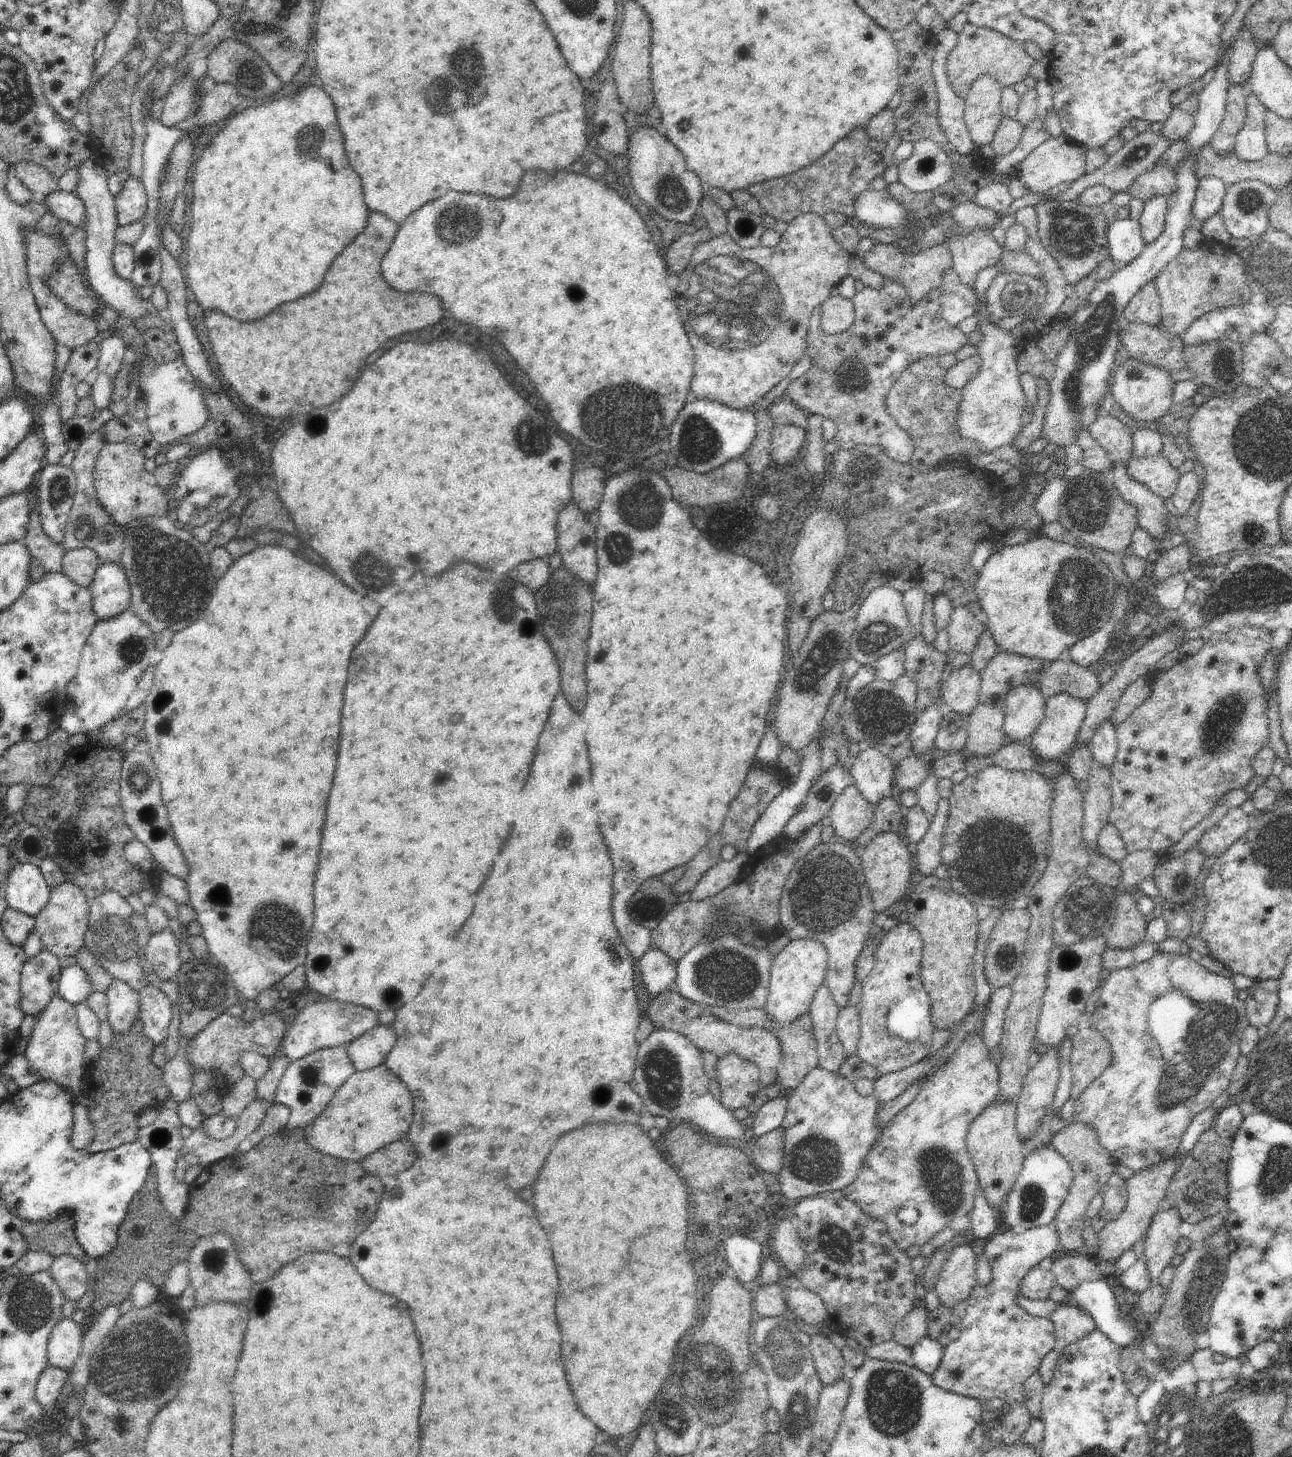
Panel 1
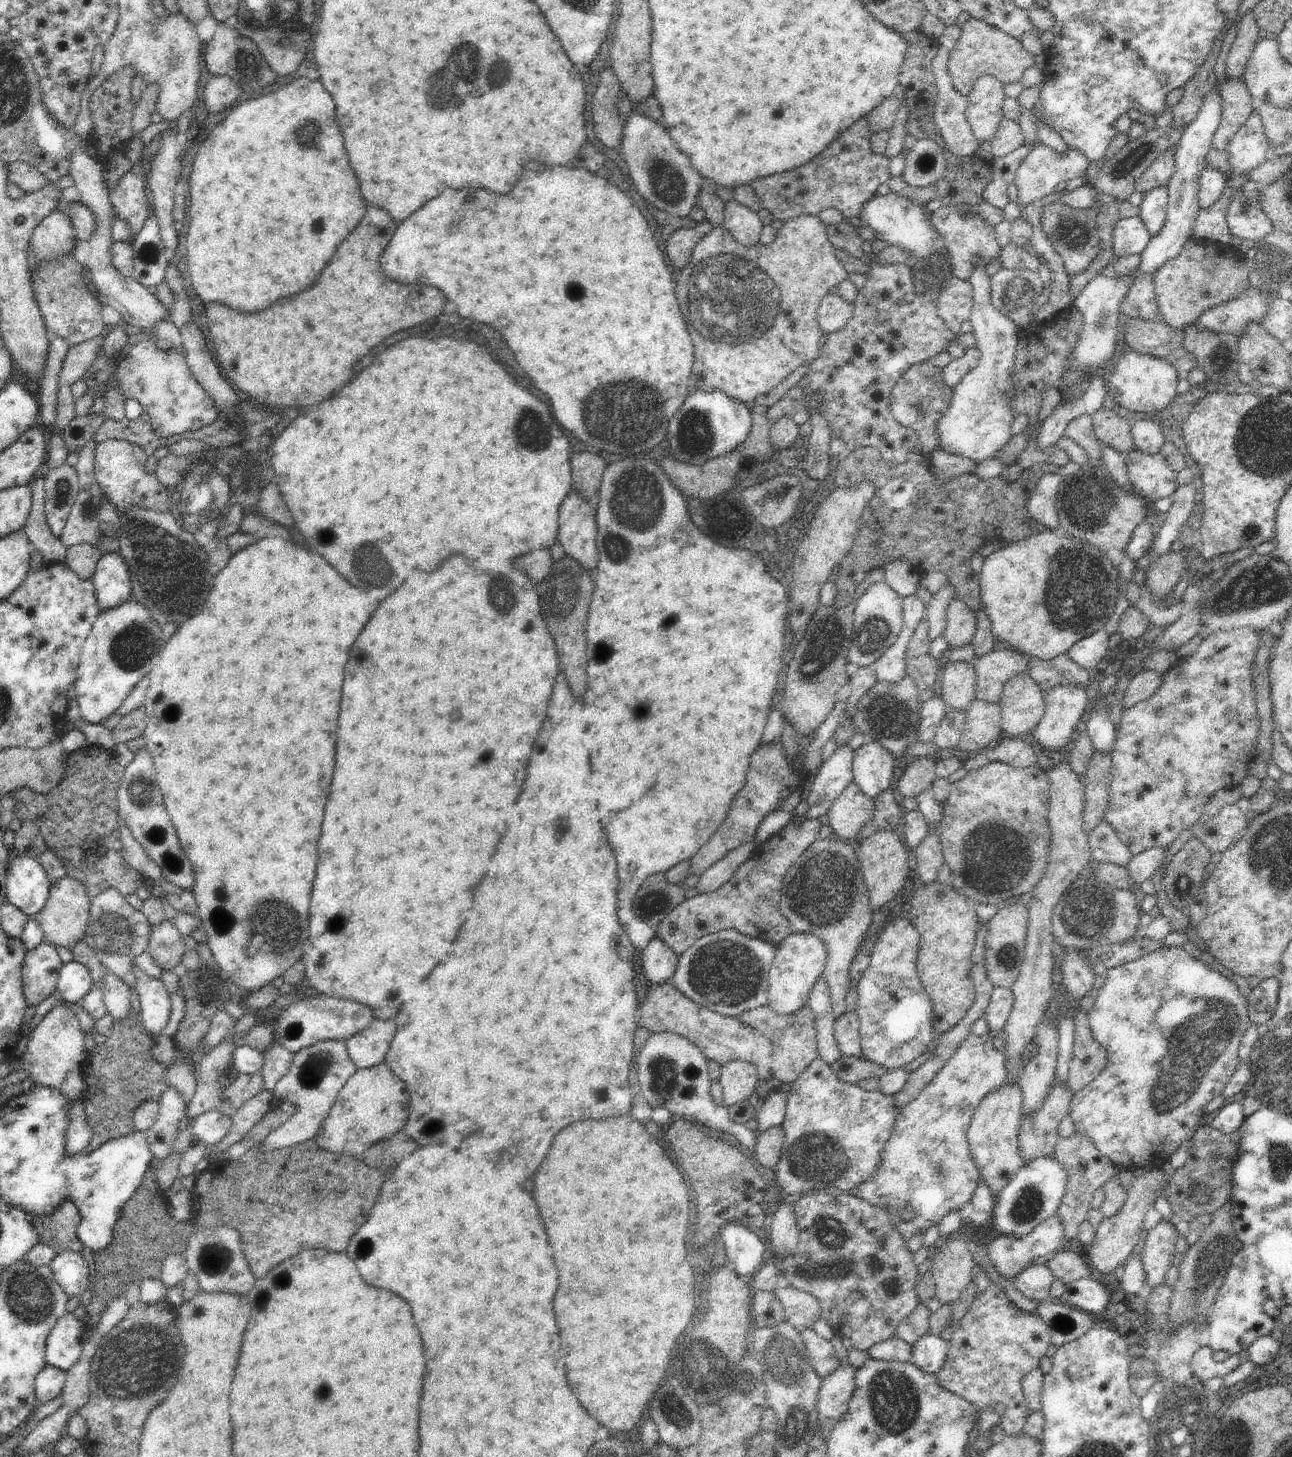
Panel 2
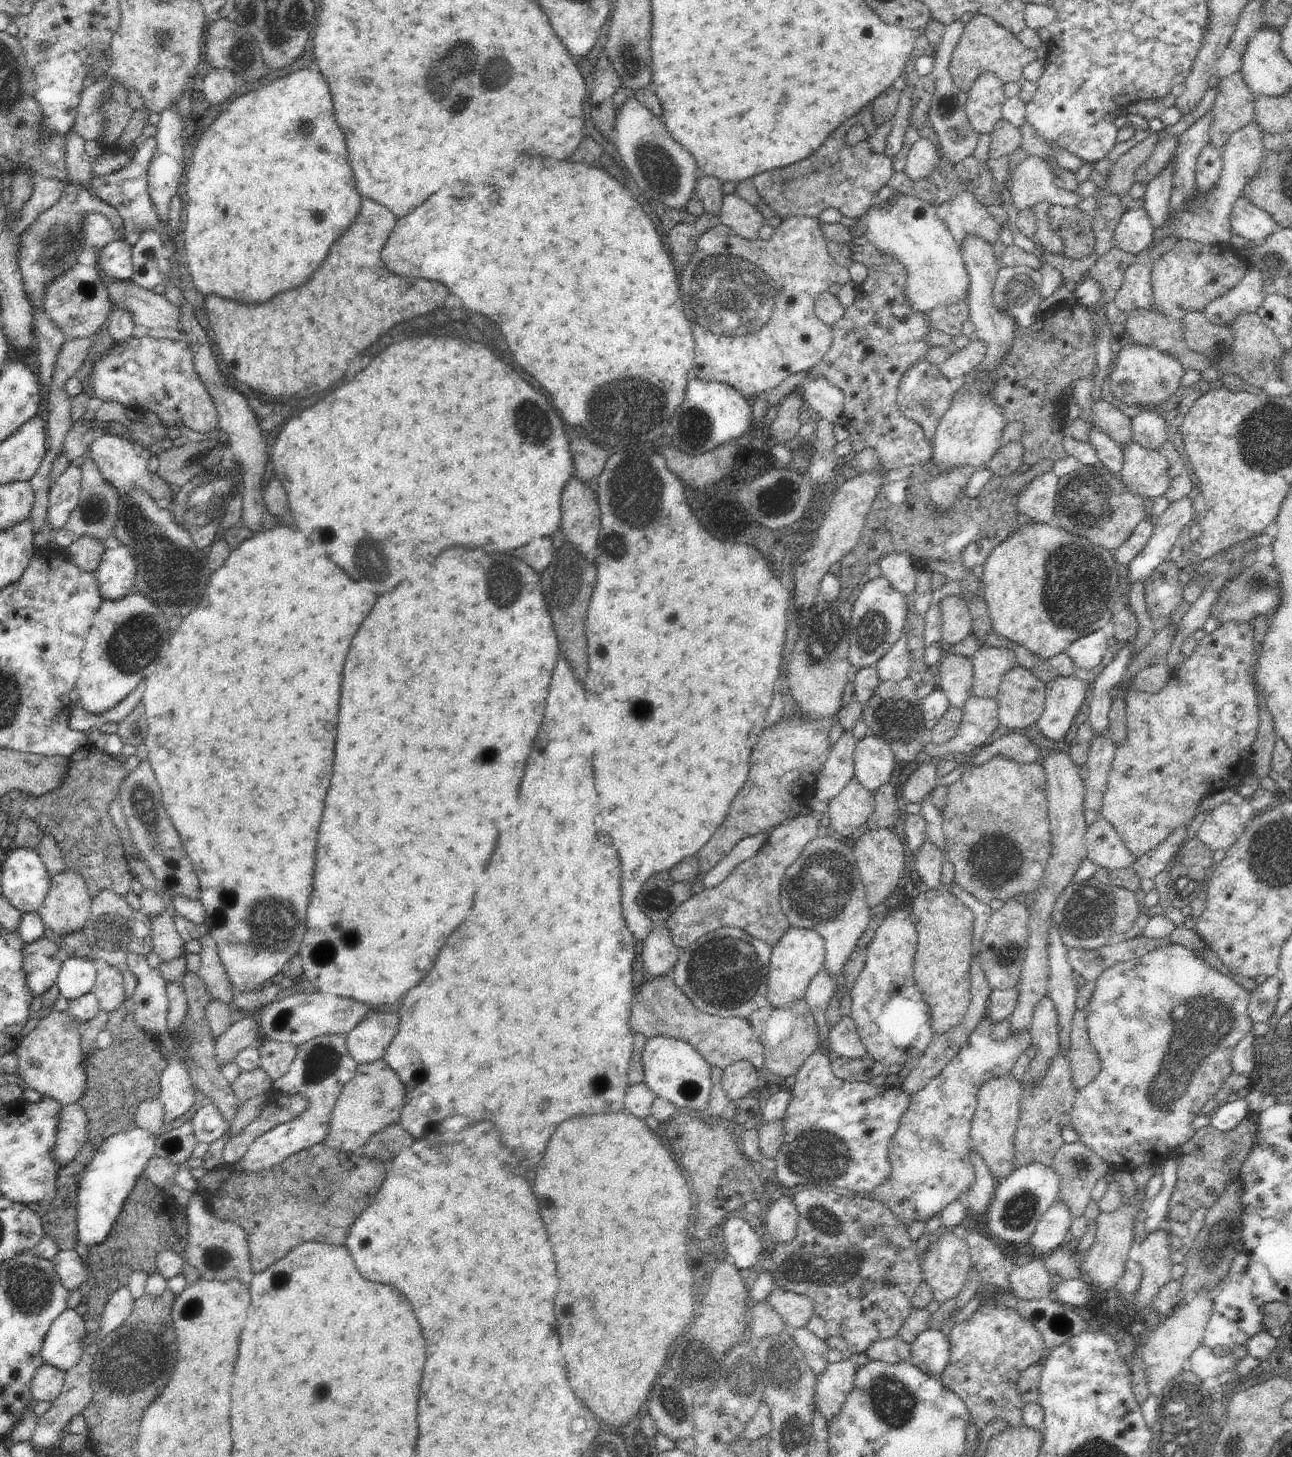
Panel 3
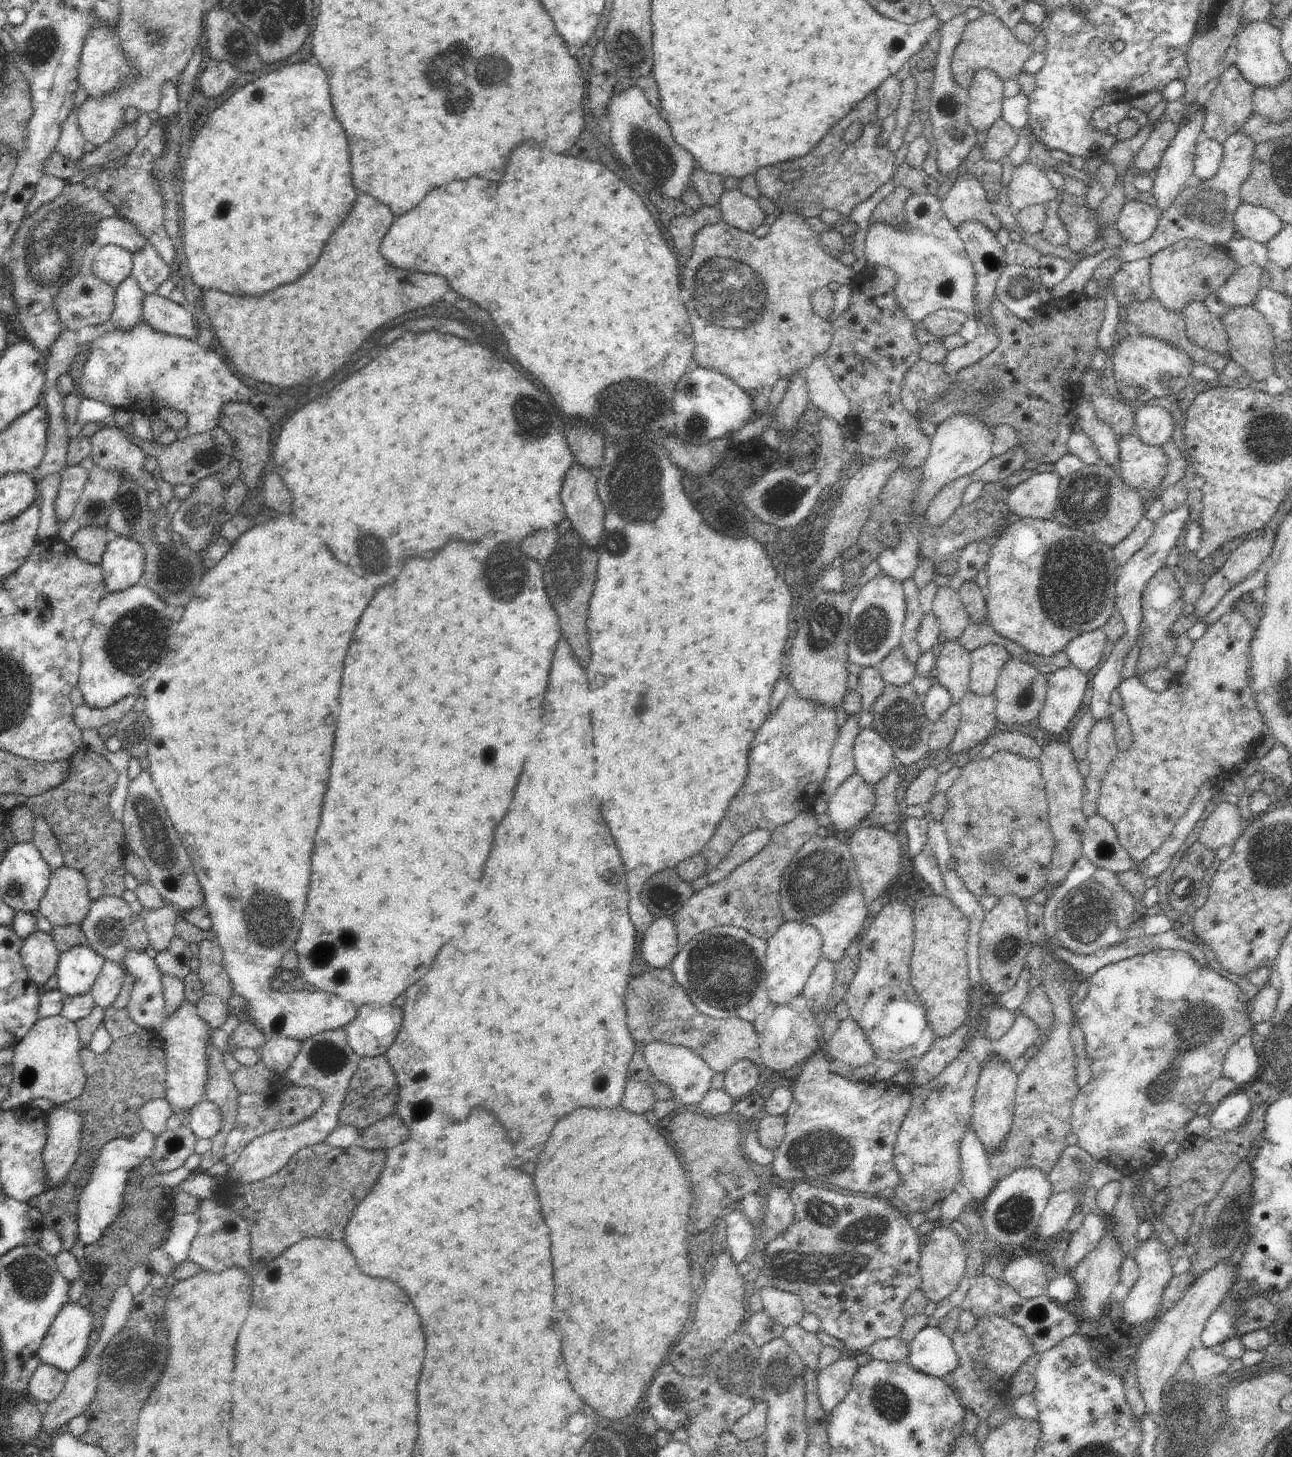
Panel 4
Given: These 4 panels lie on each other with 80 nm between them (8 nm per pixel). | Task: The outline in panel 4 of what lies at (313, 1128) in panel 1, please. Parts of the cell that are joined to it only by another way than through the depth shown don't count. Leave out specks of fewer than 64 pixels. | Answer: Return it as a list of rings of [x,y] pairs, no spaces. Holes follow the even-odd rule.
[[[385,1054],[377,1057],[364,1056],[359,1063],[358,1071],[350,1082],[350,1086],[348,1086],[344,1108],[338,1114],[338,1124],[340,1126],[352,1124],[352,1126],[358,1128],[358,1134],[362,1135],[364,1130],[375,1122],[381,1121],[390,1115],[398,1114],[399,1092],[397,1076],[392,1066],[390,1066],[387,1056]]]

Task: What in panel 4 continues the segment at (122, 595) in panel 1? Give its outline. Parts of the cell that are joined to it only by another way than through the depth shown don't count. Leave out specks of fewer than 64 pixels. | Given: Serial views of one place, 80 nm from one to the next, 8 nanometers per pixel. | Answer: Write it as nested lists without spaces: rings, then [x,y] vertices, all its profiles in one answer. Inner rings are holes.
[[[118,534],[112,542],[108,542],[100,564],[105,594],[121,592],[137,584],[144,572],[144,558],[144,548],[132,538]]]

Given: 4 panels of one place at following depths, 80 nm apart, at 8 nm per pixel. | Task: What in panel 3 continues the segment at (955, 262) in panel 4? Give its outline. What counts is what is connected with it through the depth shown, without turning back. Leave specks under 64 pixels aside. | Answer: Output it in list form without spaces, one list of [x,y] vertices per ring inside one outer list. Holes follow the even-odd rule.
[[[900,196],[896,202],[873,205],[863,219],[868,230],[862,241],[906,268],[908,278],[904,292],[906,302],[914,312],[928,314],[938,306],[952,306],[969,300],[970,280],[963,250],[956,244],[946,222],[938,218],[934,201]]]

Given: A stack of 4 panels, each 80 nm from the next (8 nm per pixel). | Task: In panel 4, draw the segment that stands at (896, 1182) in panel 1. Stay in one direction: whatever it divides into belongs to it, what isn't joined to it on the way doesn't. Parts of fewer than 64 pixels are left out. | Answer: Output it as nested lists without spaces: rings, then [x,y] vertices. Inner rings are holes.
[[[1020,1014],[1013,1028],[999,1040],[988,1040],[986,1028],[985,1015],[980,1022],[980,1030],[965,1044],[958,1058],[928,1084],[911,1090],[914,1096],[912,1106],[898,1130],[893,1150],[894,1164],[902,1182],[896,1190],[884,1194],[887,1202],[900,1210],[908,1220],[916,1212],[928,1215],[934,1204],[948,1199],[961,1184],[960,1144],[971,1124],[976,1084],[988,1058],[998,1056],[1000,1060],[1014,1064],[1042,1038],[1036,1022],[1026,1014]]]

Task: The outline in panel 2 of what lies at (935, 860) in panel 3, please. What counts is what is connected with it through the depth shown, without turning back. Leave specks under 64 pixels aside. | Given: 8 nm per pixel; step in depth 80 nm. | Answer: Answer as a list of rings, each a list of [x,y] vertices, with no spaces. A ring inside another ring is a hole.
[[[941,827],[927,832],[924,840],[914,849],[917,852],[917,872],[924,883],[937,880],[938,870],[945,862],[941,845]]]

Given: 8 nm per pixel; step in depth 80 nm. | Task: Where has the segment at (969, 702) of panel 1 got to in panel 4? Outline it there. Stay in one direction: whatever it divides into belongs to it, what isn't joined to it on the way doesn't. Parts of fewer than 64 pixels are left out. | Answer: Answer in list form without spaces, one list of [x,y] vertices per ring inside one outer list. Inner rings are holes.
[[[956,639],[946,640],[938,647],[934,681],[950,692],[953,704],[959,704],[962,696],[969,692],[971,653],[964,650]]]

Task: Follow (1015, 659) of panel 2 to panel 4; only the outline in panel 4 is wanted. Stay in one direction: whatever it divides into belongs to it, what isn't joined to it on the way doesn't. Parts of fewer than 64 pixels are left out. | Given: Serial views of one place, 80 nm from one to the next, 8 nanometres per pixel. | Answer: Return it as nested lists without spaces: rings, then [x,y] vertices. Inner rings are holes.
[[[996,644],[976,648],[971,653],[969,691],[980,695],[994,693],[998,676],[1010,658],[1008,650]]]

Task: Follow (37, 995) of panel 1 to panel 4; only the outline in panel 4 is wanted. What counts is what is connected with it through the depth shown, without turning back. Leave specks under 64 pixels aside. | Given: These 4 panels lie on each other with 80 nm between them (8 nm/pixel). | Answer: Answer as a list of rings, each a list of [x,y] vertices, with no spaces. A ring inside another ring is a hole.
[[[40,931],[30,934],[24,940],[20,956],[31,982],[40,989],[45,986],[56,973],[60,954],[52,936]]]

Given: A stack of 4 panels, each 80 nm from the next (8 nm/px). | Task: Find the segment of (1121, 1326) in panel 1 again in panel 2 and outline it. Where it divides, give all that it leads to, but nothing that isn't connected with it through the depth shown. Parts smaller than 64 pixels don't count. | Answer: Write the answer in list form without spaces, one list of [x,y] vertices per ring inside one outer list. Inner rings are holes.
[[[1093,1277],[1067,1284],[1060,1302],[1104,1318],[1110,1298],[1112,1298],[1110,1288],[1102,1284],[1099,1277]]]

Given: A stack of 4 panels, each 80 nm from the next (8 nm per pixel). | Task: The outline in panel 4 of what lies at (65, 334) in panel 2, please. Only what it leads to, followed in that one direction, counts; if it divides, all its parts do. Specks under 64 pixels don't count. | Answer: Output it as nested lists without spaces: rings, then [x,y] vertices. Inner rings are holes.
[[[80,271],[78,276],[72,278],[70,282],[66,282],[60,288],[60,292],[58,292],[58,296],[56,296],[56,300],[54,301],[62,328],[78,332],[86,326],[103,325],[104,322],[110,320],[110,316],[112,316],[112,312],[114,312],[114,308],[116,307],[115,290],[114,287],[98,280],[92,272]]]

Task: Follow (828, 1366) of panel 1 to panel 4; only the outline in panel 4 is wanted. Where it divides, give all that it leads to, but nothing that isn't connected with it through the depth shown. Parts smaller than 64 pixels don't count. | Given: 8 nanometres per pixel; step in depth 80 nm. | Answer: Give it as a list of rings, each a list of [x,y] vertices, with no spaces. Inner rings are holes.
[[[792,1325],[785,1328],[783,1337],[790,1344],[790,1348],[805,1362],[806,1366],[816,1371],[818,1356],[823,1348],[816,1333],[809,1332],[800,1325]]]

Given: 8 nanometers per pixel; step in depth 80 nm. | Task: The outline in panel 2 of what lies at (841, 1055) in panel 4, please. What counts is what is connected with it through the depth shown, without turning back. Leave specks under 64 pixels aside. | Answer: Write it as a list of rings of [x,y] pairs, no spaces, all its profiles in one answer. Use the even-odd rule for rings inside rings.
[[[846,1011],[836,1018],[835,1037],[844,1057],[862,1056],[859,1028],[860,1021],[856,1011]]]

